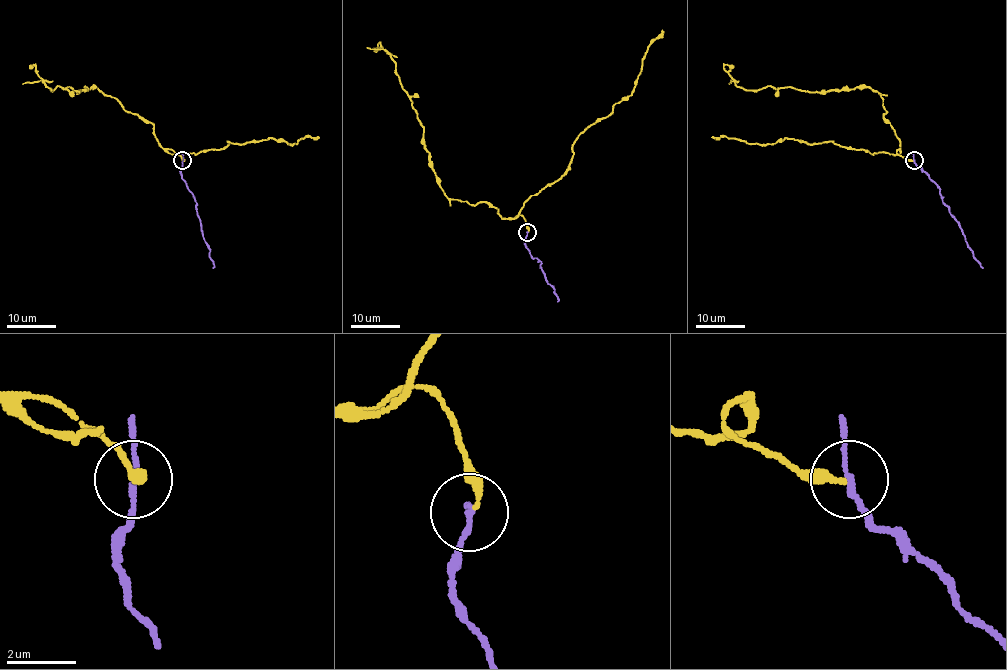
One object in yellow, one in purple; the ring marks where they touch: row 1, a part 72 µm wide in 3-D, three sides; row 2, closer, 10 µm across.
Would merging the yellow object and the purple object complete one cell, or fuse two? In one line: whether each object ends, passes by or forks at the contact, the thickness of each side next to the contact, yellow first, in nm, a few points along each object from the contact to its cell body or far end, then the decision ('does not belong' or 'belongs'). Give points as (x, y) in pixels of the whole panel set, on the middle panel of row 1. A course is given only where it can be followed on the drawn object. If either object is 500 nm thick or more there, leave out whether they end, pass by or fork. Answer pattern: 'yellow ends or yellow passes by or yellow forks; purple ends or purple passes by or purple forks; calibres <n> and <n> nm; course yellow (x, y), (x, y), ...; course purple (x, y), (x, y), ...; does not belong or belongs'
yellow ends; purple passes by; calibres 260 and 150 nm; course yellow (527, 232), (520, 215), (504, 219), (484, 201), (472, 205), (446, 195), (396, 63), (380, 42), (376, 52); course purple (527, 232), (525, 246), (533, 258), (541, 262), (541, 269), (557, 301); does not belong

